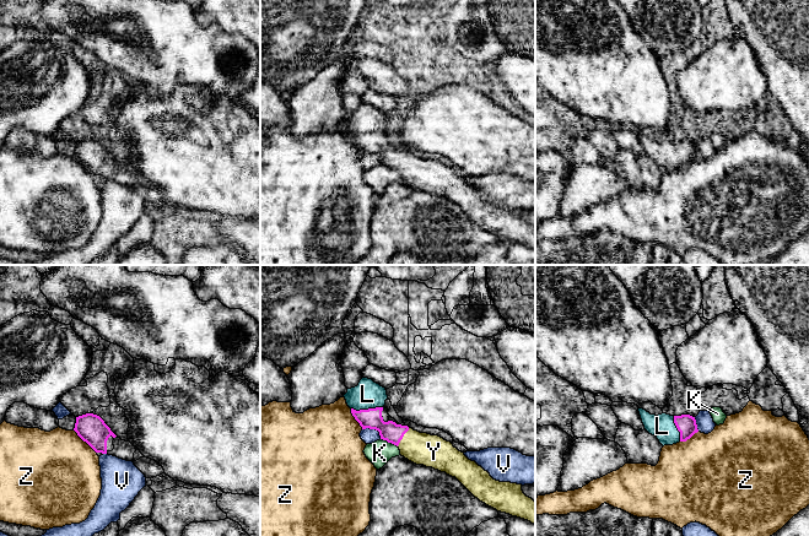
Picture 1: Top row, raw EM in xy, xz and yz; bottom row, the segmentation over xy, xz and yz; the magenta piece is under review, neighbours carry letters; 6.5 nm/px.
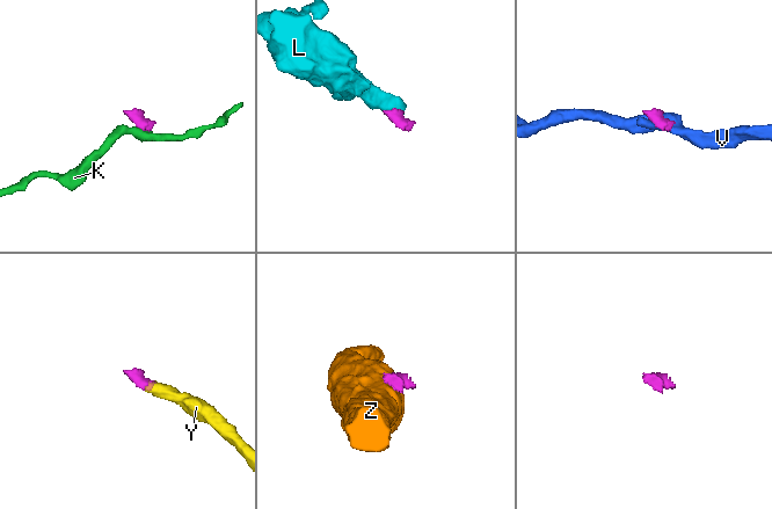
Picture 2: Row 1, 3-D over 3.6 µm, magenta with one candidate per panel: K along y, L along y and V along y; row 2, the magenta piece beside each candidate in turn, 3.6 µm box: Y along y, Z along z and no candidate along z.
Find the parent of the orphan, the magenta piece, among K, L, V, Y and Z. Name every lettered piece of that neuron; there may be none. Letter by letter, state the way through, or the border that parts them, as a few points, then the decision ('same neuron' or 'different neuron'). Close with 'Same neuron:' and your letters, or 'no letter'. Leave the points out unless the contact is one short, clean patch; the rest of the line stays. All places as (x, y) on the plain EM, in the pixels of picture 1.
K: along xz (381, 163), (397, 172) | different neuron
L: same neuron
V: along xz (362, 153), (375, 153), (381, 163) | different neuron
Y: across xz (371, 144), (386, 155), (403, 161), (415, 172), (433, 177) | same neuron
Z: along xy (74, 155), (96, 178) | different neuron
Same neuron: L, Y

